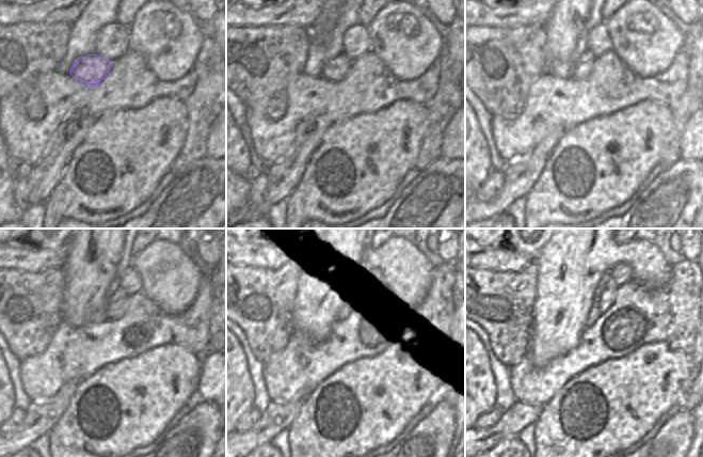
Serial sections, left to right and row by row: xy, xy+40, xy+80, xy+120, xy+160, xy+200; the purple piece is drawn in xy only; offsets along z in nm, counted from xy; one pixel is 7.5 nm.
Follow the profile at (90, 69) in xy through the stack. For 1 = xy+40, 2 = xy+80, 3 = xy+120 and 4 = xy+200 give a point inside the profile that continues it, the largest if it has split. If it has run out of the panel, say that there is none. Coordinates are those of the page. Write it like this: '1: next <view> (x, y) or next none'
1: next xy+40 (335, 69)
2: next xy+80 (581, 67)
3: next xy+120 (115, 306)
4: next xy+200 (609, 294)

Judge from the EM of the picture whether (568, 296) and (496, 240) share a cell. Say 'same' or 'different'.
different

